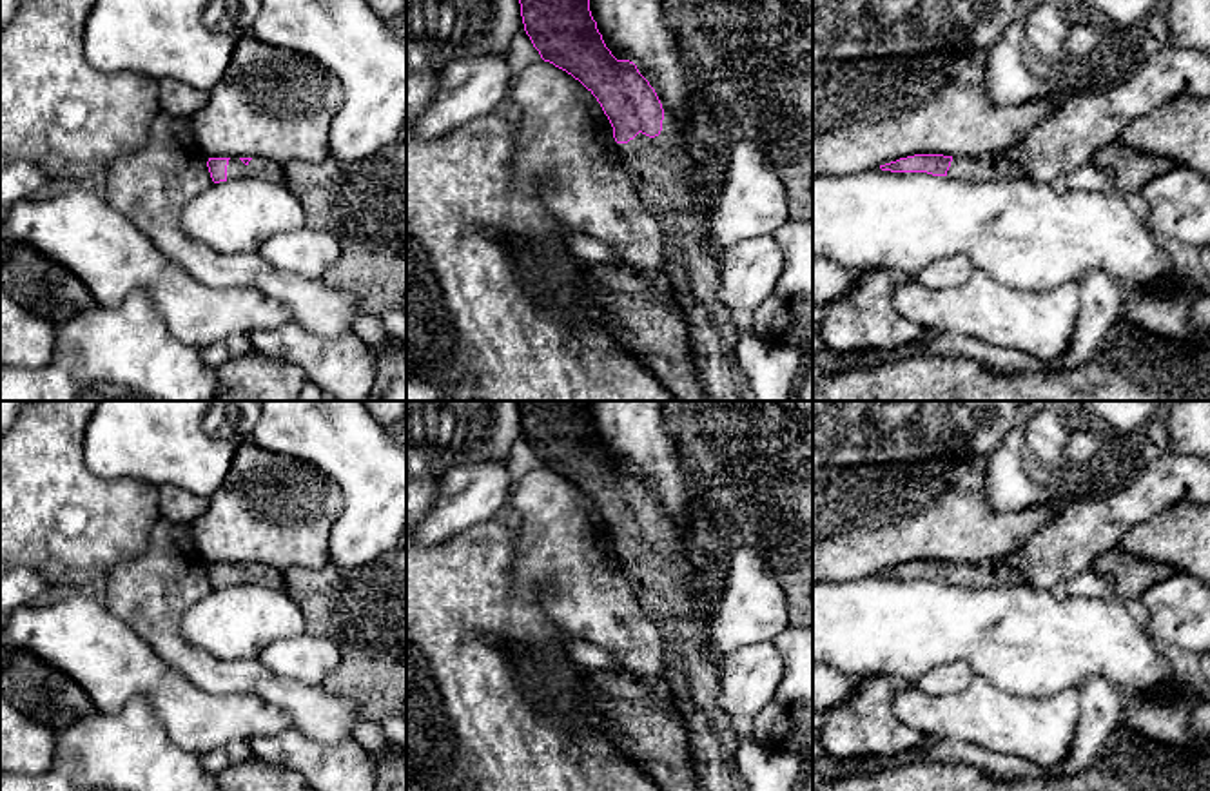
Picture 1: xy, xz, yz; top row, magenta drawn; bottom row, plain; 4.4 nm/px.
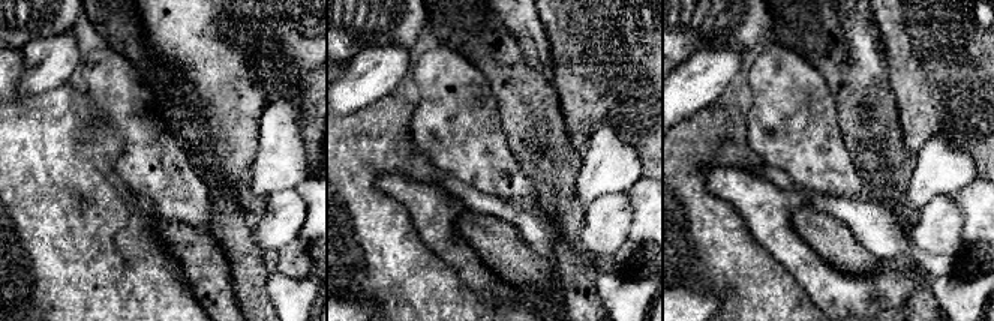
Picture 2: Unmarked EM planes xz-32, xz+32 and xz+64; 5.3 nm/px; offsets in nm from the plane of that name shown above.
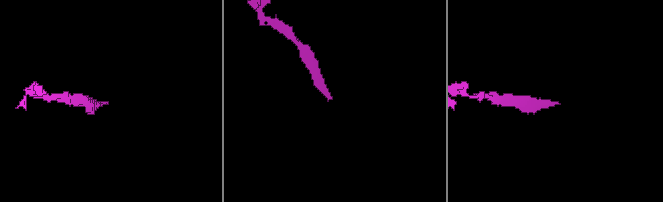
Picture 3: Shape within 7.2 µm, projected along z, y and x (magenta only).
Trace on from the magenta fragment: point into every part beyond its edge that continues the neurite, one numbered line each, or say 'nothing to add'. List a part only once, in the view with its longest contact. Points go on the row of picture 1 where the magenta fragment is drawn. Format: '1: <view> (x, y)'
1: xz (661, 167)

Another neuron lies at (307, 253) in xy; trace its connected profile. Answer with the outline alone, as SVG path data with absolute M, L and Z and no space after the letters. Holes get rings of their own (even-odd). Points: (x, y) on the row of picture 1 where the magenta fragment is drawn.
M303 227L268 238L258 254L281 272L323 279L337 261L341 247L328 232Z

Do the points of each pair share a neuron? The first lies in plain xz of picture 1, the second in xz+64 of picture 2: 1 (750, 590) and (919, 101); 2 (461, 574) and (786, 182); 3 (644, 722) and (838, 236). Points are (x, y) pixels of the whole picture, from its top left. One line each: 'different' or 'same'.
1: different
2: different
3: same

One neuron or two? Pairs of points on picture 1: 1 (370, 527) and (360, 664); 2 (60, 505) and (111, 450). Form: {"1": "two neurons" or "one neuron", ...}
{"1": "two neurons", "2": "two neurons"}

